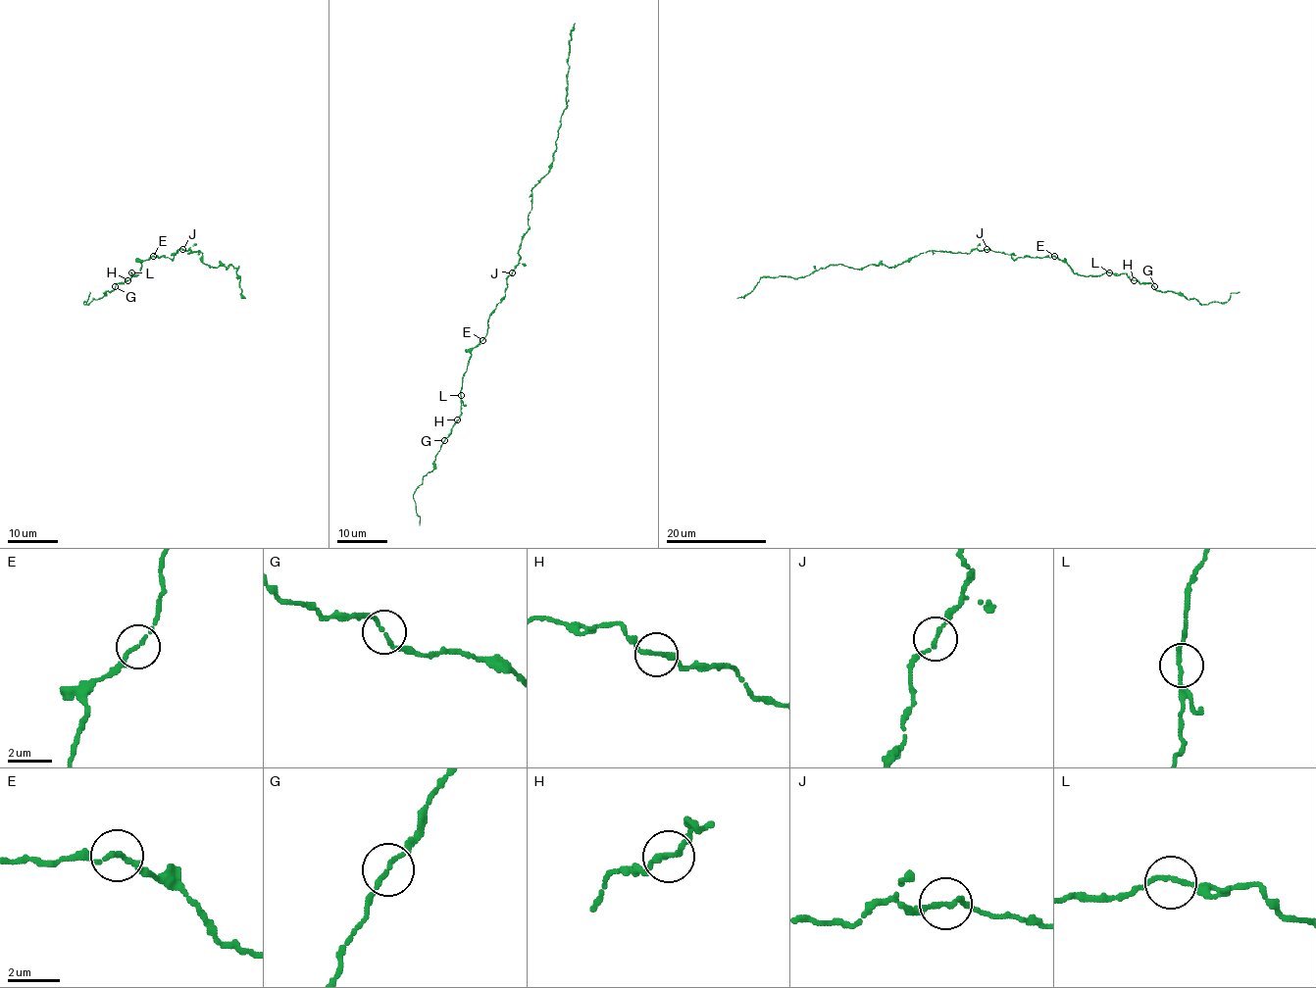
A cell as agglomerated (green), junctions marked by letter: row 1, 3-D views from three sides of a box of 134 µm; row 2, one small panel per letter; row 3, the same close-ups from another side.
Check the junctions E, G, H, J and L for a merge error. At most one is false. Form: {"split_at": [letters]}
{"split_at": []}

